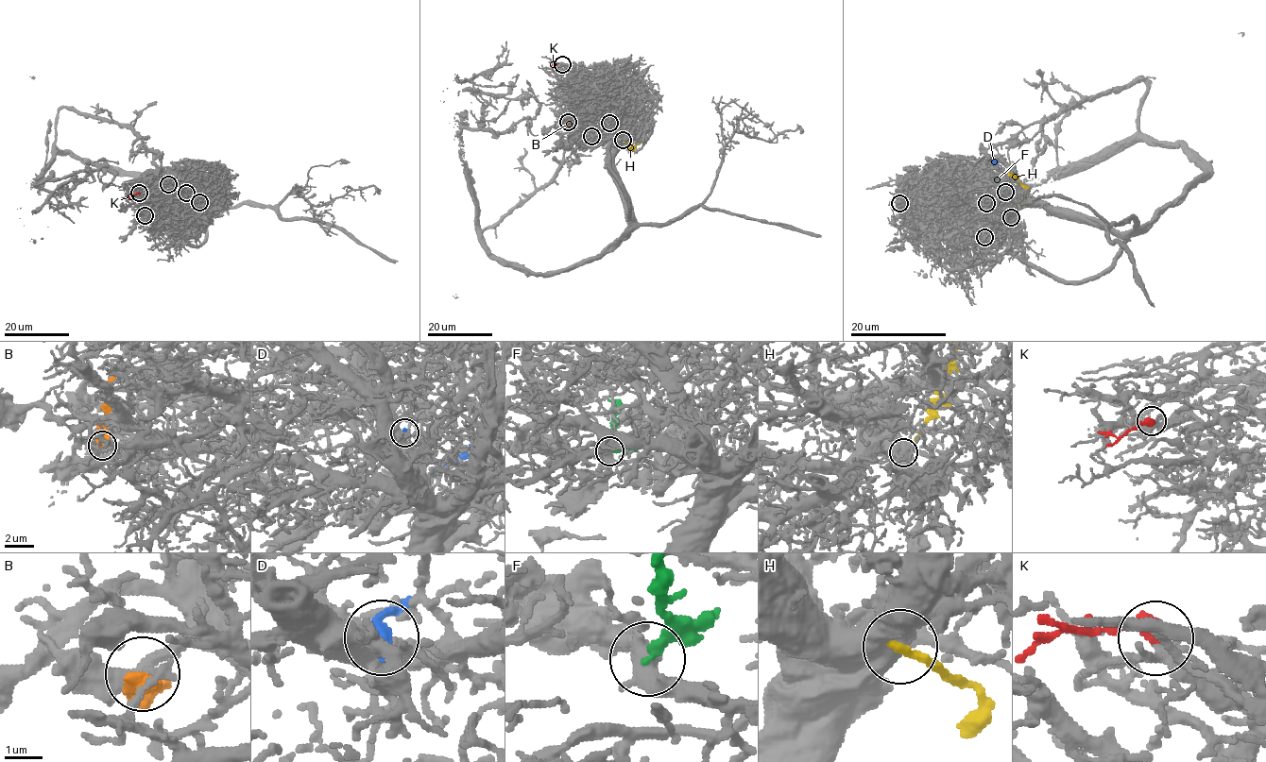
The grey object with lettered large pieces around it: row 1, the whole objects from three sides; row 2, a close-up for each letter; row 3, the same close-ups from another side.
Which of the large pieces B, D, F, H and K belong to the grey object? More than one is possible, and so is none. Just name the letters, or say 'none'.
K

